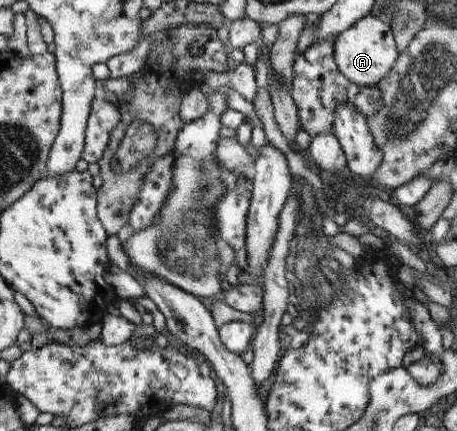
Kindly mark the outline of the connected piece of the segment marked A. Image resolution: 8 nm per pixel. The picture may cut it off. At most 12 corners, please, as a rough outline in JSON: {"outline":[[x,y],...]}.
{"outline":[[366,16],[335,39],[338,71],[372,87],[398,49],[389,22]]}

